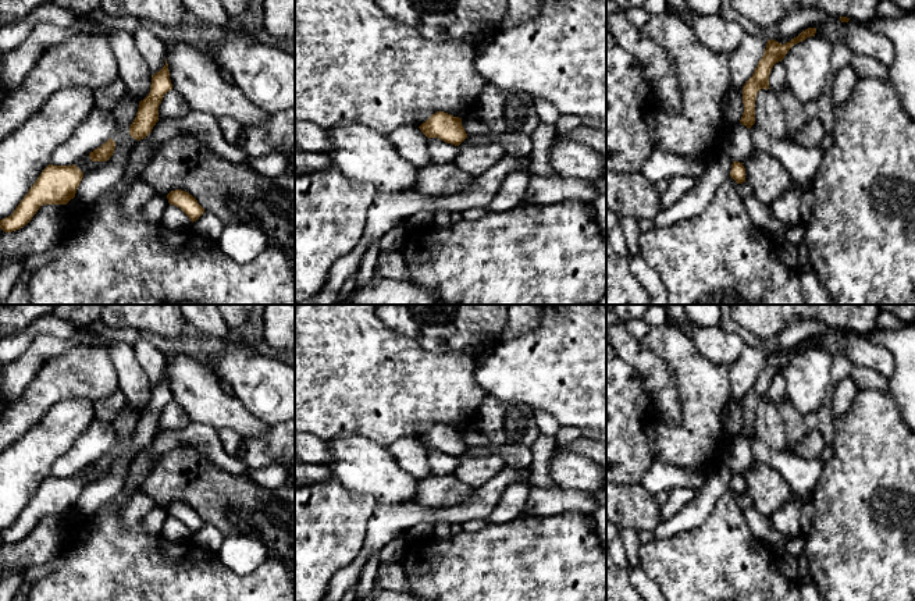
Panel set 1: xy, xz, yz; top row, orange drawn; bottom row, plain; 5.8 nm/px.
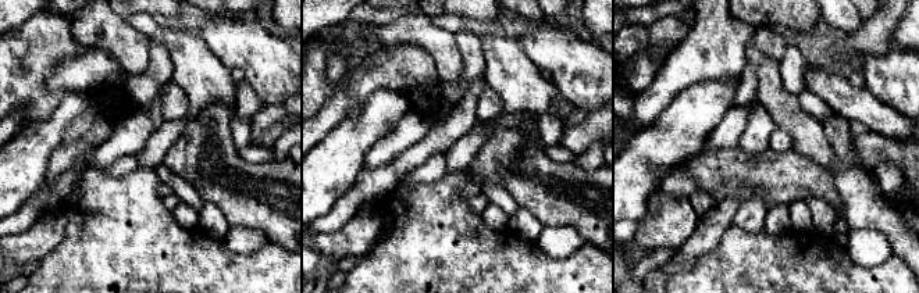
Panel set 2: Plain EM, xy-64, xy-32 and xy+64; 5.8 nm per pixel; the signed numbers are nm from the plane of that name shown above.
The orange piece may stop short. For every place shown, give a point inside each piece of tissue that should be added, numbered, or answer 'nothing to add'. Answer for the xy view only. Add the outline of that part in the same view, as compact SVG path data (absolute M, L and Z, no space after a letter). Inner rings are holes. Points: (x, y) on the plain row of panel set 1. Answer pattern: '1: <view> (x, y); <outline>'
nothing to add

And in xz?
nothing to add

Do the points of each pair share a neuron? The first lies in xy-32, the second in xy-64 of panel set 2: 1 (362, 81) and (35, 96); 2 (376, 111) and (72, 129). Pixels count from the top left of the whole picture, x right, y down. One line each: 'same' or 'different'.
1: different
2: different

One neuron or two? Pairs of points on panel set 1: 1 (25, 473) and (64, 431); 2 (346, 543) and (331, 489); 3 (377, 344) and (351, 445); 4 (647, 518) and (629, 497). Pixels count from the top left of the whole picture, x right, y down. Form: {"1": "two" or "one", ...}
{"1": "one", "2": "one", "3": "two", "4": "one"}

